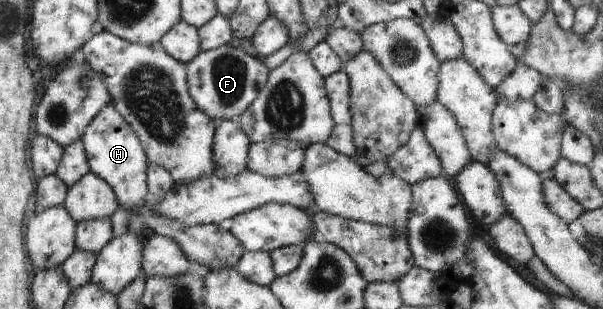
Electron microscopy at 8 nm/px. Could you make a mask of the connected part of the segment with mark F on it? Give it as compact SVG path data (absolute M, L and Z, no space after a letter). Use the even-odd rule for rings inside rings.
M235 42L213 50L199 51L186 64L185 70L190 99L200 112L215 122L238 120L264 87L268 72L261 58L253 54L247 45Z

